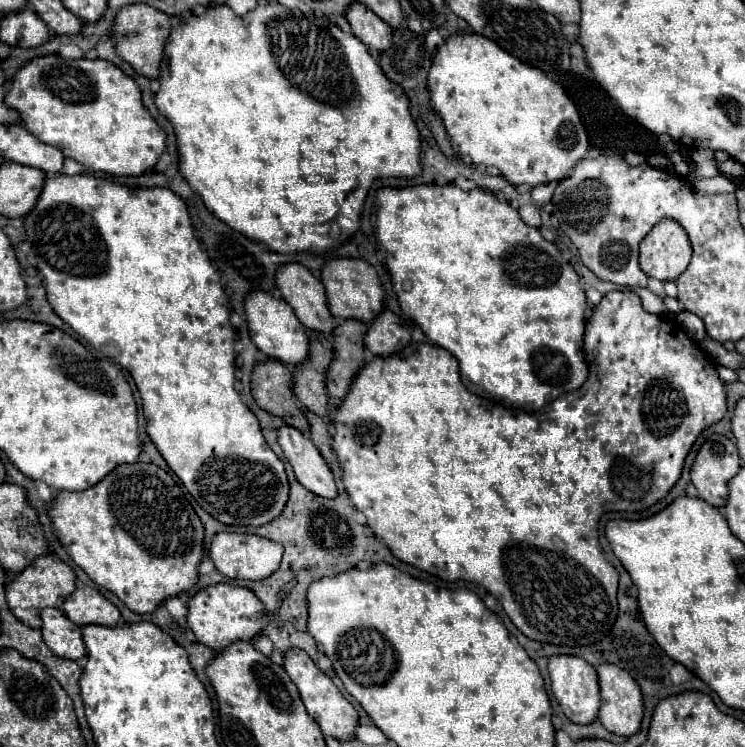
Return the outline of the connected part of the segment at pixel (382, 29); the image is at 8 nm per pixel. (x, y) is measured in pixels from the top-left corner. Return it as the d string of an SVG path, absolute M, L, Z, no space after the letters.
M353 3L347 11L347 21L357 39L375 51L387 51L393 45L393 29L363 3Z

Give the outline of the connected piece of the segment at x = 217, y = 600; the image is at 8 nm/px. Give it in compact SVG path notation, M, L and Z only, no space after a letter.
M227 583L211 585L207 589L201 589L195 597L189 599L187 605L187 623L193 629L199 643L211 647L213 651L223 651L237 639L253 641L259 637L267 625L267 621L261 621L261 611L265 609L263 603L257 599L257 595L251 589L235 587Z

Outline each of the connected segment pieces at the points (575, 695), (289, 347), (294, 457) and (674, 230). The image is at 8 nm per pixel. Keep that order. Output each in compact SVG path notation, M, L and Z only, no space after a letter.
M555 655L549 659L549 675L551 675L551 689L555 699L559 701L563 713L579 725L591 725L597 721L597 713L601 707L599 695L599 679L595 667L575 655Z
M255 291L247 297L245 311L247 311L251 339L261 353L265 353L269 359L277 359L277 361L281 361L285 365L293 365L293 367L303 365L307 361L309 333L297 319L295 311L283 299L275 299L273 295L263 293L263 291Z
M283 425L279 429L279 445L289 463L293 465L293 471L303 487L325 499L337 497L333 473L321 457L319 449L311 443L311 439L305 433L289 425Z
M663 221L641 241L639 265L645 275L675 281L691 263L691 243L679 223Z

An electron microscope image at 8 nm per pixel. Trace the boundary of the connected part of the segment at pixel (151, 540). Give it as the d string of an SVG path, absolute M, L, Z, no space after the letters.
M133 463L133 465L119 465L117 469L113 469L103 481L99 481L95 487L89 487L85 491L59 491L59 495L55 497L55 501L51 503L51 509L49 509L49 515L53 517L53 527L55 527L55 533L59 537L59 541L65 545L67 553L73 557L73 561L101 587L109 589L111 593L115 593L133 613L153 613L157 609L159 603L163 603L165 599L169 597L175 597L183 591L189 591L195 583L197 583L197 577L199 577L199 571L197 571L197 565L201 563L201 557L205 553L205 545L203 545L203 539L205 539L205 527L199 519L199 515L195 513L193 505L189 503L187 499L187 491L183 487L183 483L171 475L169 471L153 465L153 463Z

